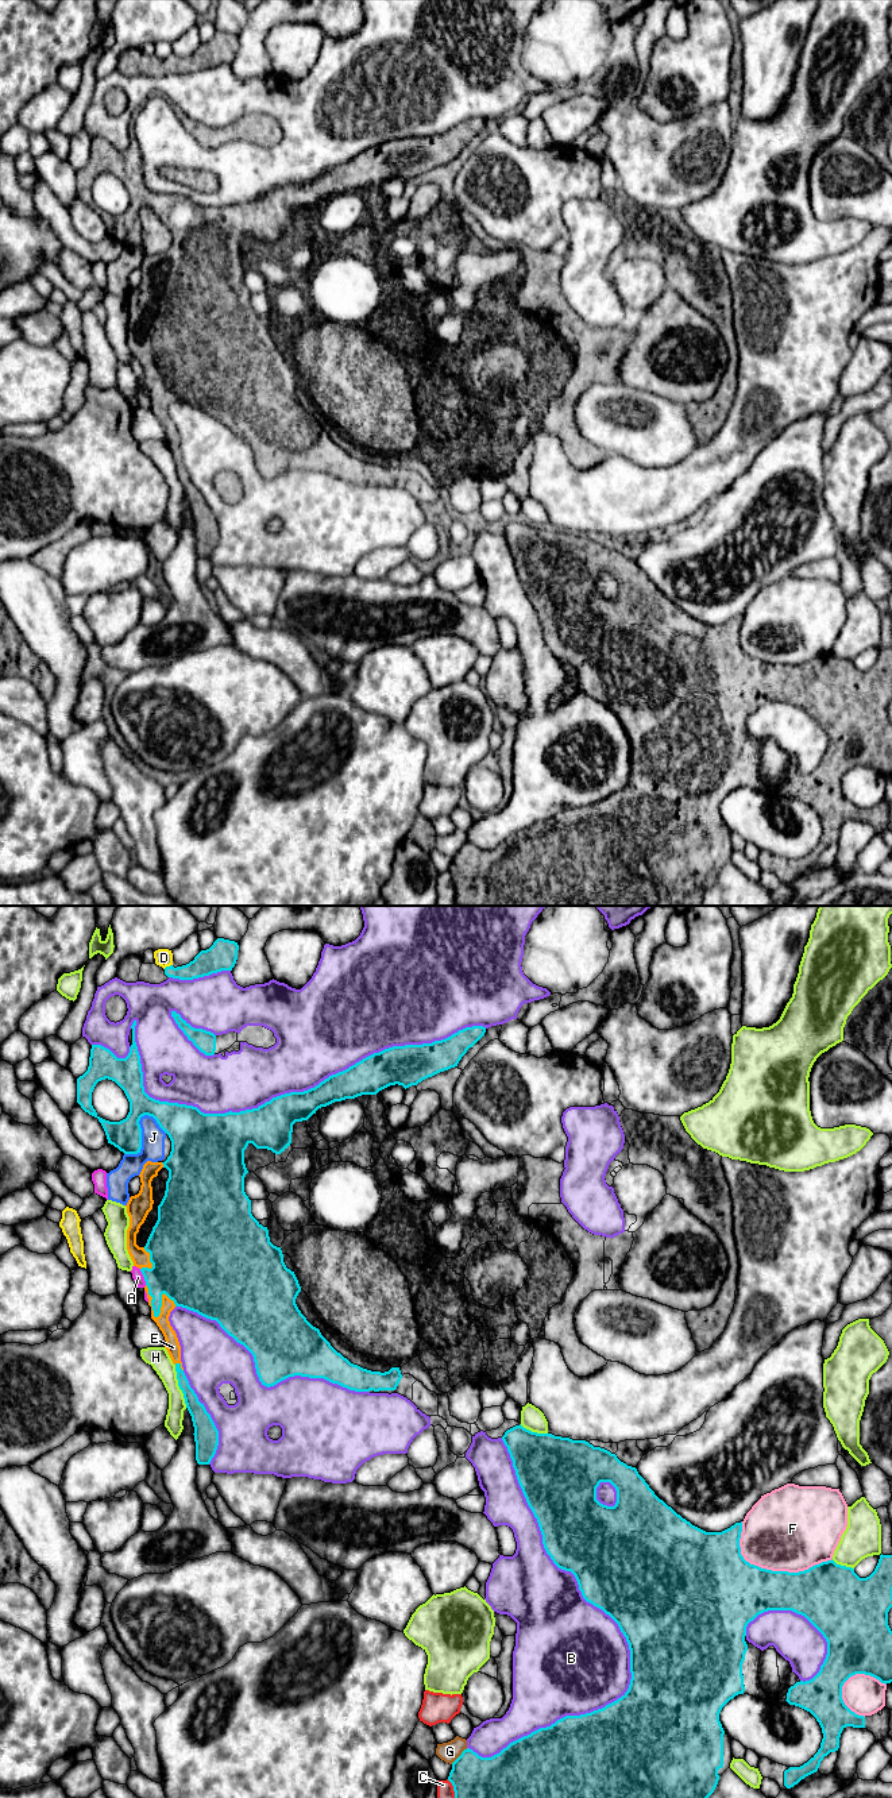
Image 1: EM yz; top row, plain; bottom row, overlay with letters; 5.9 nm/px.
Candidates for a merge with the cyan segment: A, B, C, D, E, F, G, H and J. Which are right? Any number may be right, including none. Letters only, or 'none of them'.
E

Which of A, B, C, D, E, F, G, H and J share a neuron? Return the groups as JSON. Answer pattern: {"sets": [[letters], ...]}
{"sets": [["A"], ["B"], ["C"], ["D"], ["E"], ["F"], ["G"], ["H"], ["J"]]}

